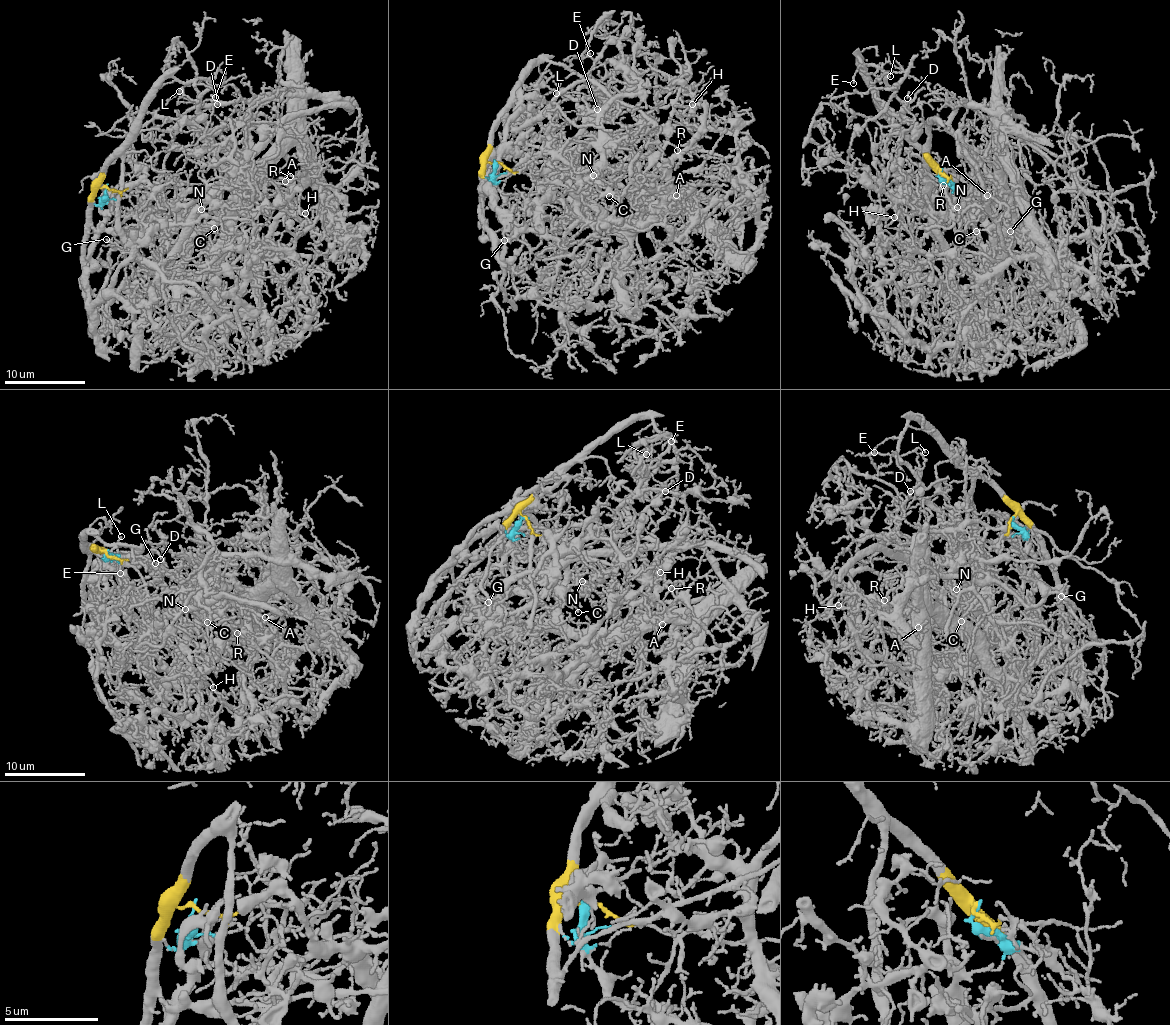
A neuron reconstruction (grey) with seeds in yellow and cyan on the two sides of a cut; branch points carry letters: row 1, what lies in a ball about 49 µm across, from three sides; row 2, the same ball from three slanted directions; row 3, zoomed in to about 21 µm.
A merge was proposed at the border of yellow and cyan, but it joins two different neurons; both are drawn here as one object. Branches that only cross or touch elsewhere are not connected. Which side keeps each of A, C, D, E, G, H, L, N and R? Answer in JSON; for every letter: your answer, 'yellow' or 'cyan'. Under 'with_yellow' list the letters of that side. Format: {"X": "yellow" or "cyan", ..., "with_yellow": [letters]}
{"A": "cyan", "C": "cyan", "D": "yellow", "E": "yellow", "G": "cyan", "H": "cyan", "L": "yellow", "N": "cyan", "R": "cyan", "with_yellow": ["D", "E", "L"]}

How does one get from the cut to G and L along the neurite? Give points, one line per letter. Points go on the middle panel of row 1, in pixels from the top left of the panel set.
G: (494, 163), (498, 192), (511, 205), (558, 222), (582, 220), (538, 218), (509, 242), (505, 240)
L: (494, 163), (490, 130), (542, 61), (586, 79), (575, 95), (563, 99), (560, 83), (556, 93)

